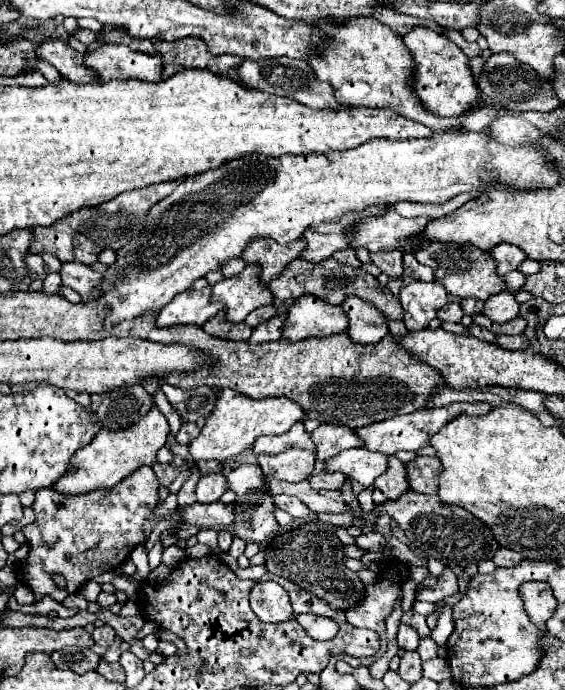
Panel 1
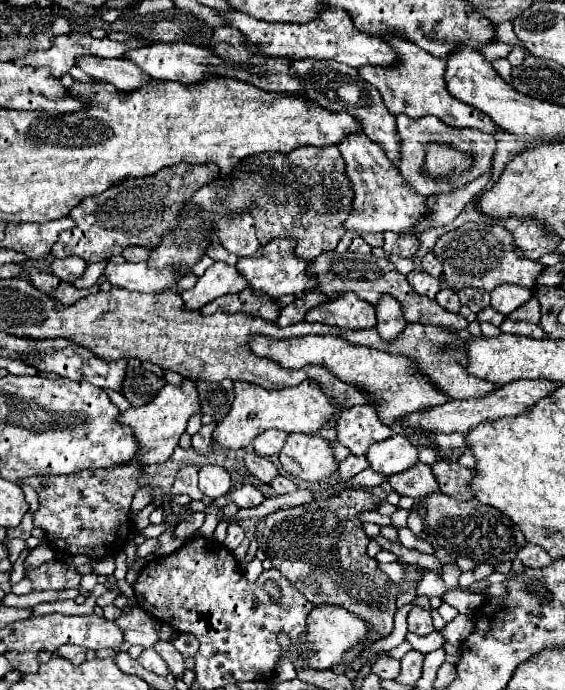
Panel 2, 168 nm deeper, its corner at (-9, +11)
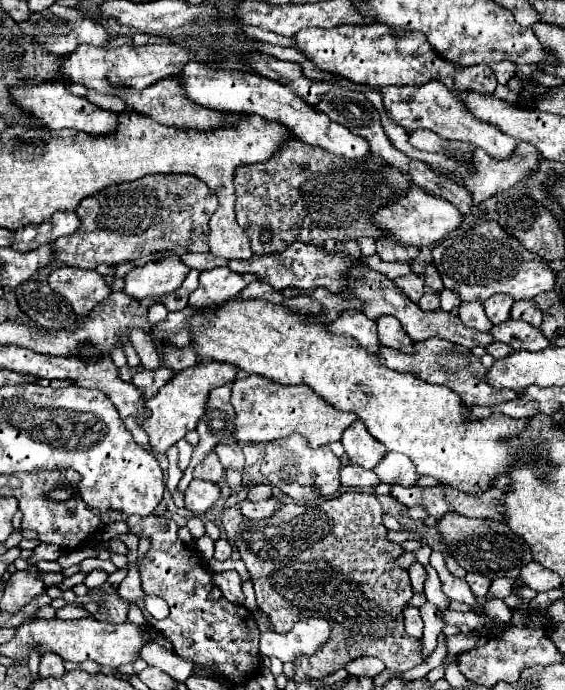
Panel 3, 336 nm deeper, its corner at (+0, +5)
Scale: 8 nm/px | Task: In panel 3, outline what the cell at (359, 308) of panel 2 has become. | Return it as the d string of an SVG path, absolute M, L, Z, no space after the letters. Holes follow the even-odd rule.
M349 309L343 311L333 323L327 325L329 333L335 335L349 335L353 339L357 339L357 343L365 349L369 349L371 353L377 353L379 347L379 339L377 339L377 329L375 329L375 321L367 319L361 311L357 309Z

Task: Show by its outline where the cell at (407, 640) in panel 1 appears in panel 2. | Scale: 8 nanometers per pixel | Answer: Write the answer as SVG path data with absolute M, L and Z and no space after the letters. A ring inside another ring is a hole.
M414 605L412 611L410 611L410 615L408 615L408 631L416 633L416 635L428 635L428 633L432 633L434 625L432 625L430 611Z

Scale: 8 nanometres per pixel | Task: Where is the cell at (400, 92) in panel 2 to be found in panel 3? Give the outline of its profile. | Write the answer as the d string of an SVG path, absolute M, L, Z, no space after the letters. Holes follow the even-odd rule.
M431 79L429 83L423 83L417 87L409 87L409 85L383 87L383 107L385 107L385 113L389 115L389 119L395 121L397 125L405 127L407 131L431 129L445 139L469 141L469 143L485 149L489 155L493 155L497 159L509 157L513 153L513 149L517 147L517 141L513 141L513 137L509 137L509 135L501 133L497 127L477 121L473 115L469 115L465 105L437 79Z

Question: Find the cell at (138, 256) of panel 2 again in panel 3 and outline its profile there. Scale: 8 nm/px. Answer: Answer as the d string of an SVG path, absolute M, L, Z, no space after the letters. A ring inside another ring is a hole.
M185 253L185 255L181 255L181 261L185 265L189 265L191 269L197 269L197 271L205 271L205 269L213 269L213 267L227 265L225 259L215 257L211 253Z

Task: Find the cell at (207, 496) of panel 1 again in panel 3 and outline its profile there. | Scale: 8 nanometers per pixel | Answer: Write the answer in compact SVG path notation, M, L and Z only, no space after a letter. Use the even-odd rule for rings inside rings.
M193 479L185 491L185 509L189 513L201 515L217 503L221 497L221 487L205 479Z

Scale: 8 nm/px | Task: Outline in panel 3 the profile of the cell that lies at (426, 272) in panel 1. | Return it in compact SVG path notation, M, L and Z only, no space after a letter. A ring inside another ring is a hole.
M429 263L429 265L425 265L423 279L425 279L425 283L427 283L433 291L437 291L437 293L441 293L441 291L443 291L443 281L441 281L441 277L439 277L437 269L435 269L431 263Z

